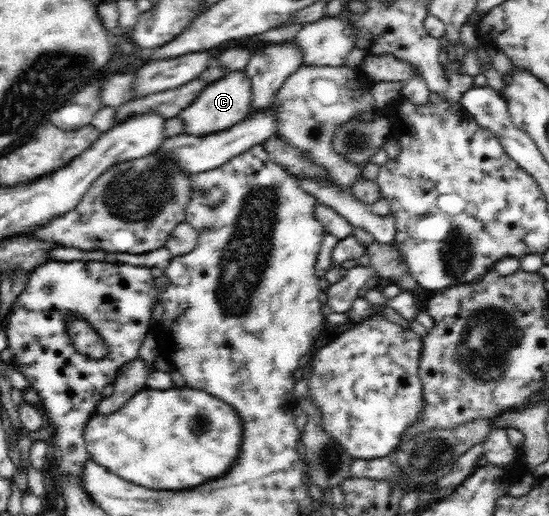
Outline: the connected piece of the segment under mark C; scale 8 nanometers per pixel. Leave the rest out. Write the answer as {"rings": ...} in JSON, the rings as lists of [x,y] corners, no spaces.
{"rings":[[[235,70],[227,72],[222,78],[211,82],[201,91],[199,97],[183,109],[180,115],[185,120],[187,127],[186,134],[189,135],[209,135],[209,133],[217,133],[217,131],[225,131],[231,129],[233,125],[245,119],[251,112],[253,107],[253,88],[251,87],[251,78],[246,70]]]}

